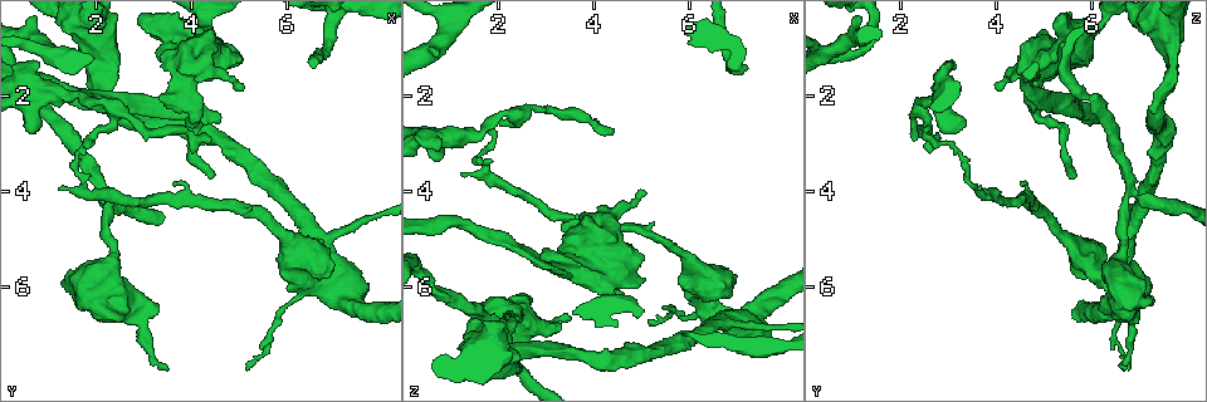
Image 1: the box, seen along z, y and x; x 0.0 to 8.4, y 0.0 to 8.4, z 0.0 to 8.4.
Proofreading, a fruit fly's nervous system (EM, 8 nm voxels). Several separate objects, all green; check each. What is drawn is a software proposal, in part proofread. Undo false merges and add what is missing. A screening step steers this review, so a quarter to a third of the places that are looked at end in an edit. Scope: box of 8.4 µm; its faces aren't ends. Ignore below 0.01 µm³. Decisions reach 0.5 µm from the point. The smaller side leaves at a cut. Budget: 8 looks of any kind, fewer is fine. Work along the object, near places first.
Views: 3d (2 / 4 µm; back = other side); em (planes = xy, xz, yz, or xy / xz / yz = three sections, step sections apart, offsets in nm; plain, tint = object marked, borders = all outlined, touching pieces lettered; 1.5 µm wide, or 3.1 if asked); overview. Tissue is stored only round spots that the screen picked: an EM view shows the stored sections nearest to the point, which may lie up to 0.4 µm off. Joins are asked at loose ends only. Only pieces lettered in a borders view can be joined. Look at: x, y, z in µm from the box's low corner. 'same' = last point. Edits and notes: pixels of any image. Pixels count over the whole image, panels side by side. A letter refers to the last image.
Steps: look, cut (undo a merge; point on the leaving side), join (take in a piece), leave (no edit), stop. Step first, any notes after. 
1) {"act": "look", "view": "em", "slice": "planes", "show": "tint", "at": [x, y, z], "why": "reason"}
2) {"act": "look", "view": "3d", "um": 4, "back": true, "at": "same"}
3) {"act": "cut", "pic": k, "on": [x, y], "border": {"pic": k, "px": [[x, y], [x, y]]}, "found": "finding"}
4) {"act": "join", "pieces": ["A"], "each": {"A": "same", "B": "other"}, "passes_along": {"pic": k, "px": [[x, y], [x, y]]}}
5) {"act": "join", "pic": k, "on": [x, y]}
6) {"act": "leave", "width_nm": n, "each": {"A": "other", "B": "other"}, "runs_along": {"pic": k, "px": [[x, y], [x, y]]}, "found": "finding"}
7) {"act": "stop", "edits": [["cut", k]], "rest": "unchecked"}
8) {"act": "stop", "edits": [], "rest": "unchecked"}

{"act": "look", "view": "em", "slice": "xz", "step": 4, "show": "tint", "at": [2.35, 2.30, 2.50]}

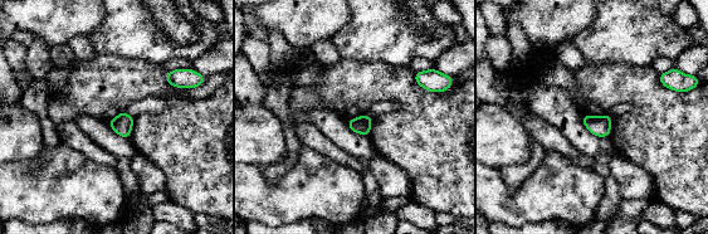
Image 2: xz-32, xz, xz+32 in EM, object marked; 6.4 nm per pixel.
{"act": "look", "view": "em", "slice": "planes", "show": "borders", "at": "same", "why": "cut it another way"}

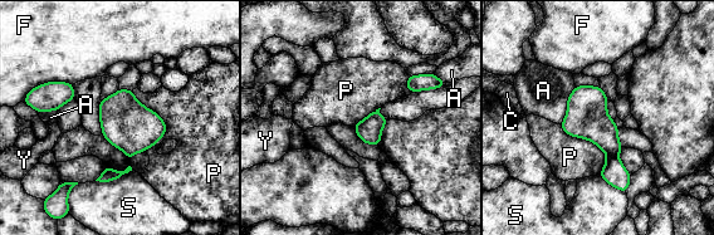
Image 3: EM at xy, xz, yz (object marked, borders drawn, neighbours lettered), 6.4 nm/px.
{"act": "cut", "pic": 3, "on": [593, 123], "each": {"A": "other", "C": "other", "F": "other", "P": "other", "S": "other", "Y": "other"}, "found": "a second neuron is stuck on"}

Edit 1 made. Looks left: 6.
{"act": "look", "view": "overview", "why": "redraw"}

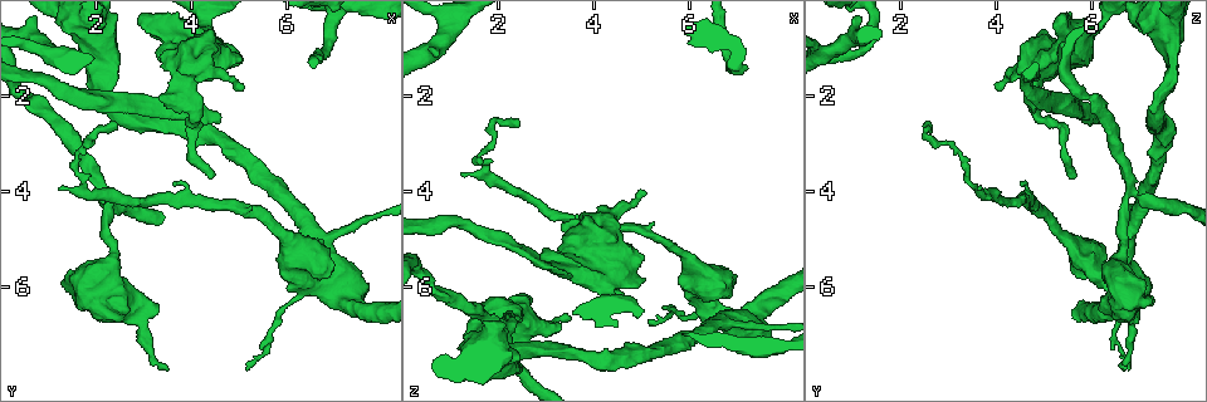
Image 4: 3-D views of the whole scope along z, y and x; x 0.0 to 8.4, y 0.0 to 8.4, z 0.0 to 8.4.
{"act": "look", "view": "3d", "um": 4, "at": [4.60, 2.55, 6.10], "why": "end of a long branch"}

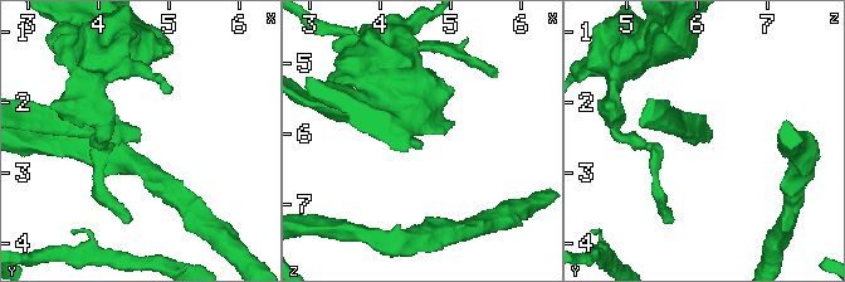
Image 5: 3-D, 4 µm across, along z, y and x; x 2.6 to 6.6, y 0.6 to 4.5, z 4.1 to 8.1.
{"act": "look", "view": "em", "slice": "planes", "show": "borders", "at": [4.60, 2.55, 6.20], "why": "shape alone is not enough"}

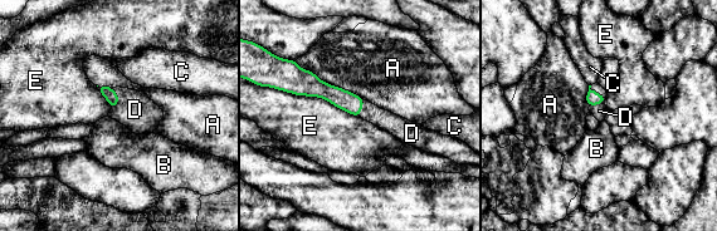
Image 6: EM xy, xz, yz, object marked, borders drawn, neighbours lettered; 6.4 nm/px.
{"act": "join", "pieces": ["D"], "each": {"A": "other", "B": "other", "C": "other", "D": "same", "E": "other"}, "passes_along": {"pic": 6, "px": [[107, 92], [118, 99], [135, 109]]}, "found": "it goes on there"}

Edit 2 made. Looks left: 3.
{"act": "look", "view": "3d", "um": 4, "at": [2.20, 4.05, 6.85], "why": "three arms meet"}

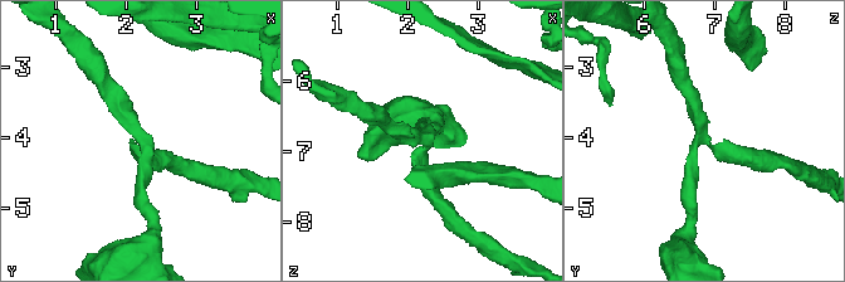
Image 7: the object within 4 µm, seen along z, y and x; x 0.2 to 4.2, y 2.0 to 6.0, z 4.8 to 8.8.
{"act": "look", "view": "em", "slice": "planes", "show": "borders", "at": [2.20, 4.00, 6.80], "arms": 3, "arm_widths_nm": [190, 220, 220]}

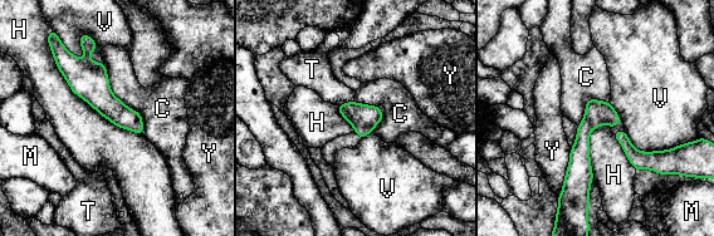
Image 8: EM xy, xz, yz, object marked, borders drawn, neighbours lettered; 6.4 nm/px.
{"act": "leave", "each": {"C": "other", "H": "other", "M": "other", "T": "other", "V": "other", "Y": "other"}, "runs_along": {"pic": 8, "px": [[88, 47], [88, 80], [138, 129]]}, "found": "continuous, no second neuron"}

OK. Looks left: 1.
{"act": "stop", "edits": [["cut", 3], ["join", 6]], "rest": "unchecked"}

